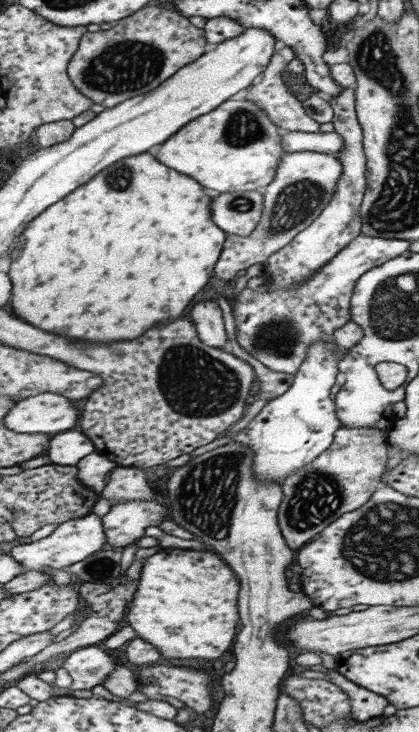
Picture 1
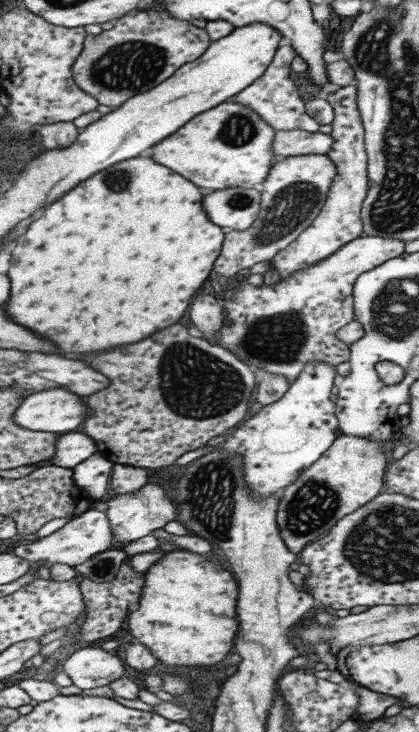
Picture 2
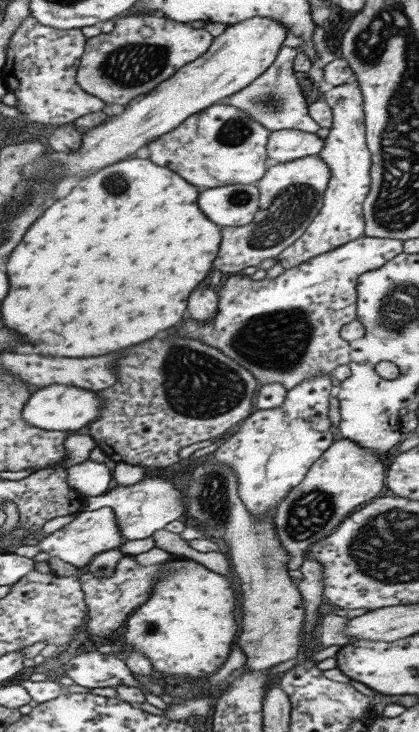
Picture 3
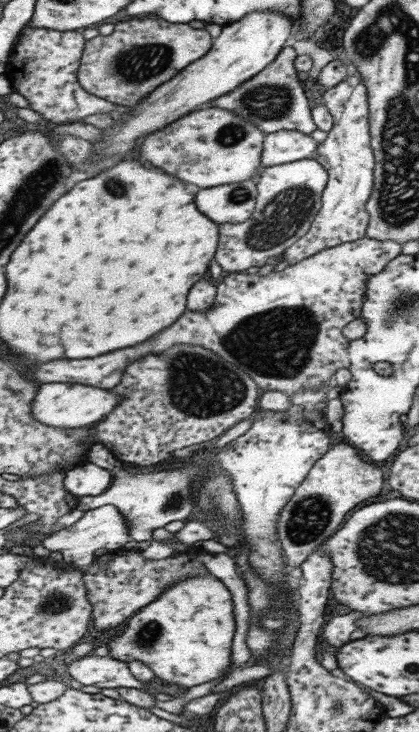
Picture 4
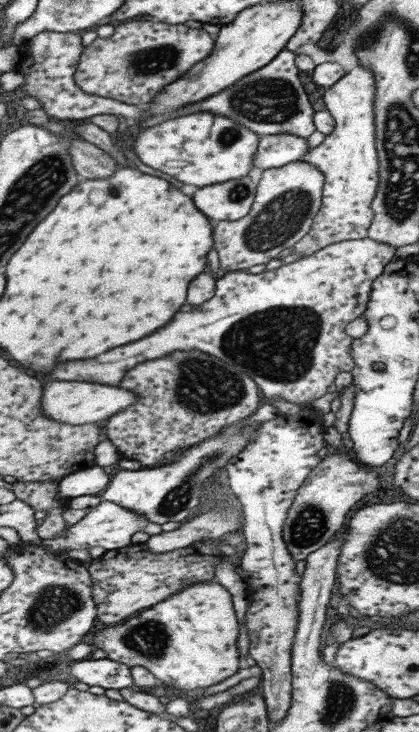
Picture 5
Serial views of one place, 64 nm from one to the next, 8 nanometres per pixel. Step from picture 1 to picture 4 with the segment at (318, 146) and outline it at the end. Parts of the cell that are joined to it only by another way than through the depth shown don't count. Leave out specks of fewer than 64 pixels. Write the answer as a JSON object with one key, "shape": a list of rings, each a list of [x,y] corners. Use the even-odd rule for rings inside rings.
{"shape":[[[286,130],[266,134],[263,143],[260,163],[264,168],[311,158],[318,149],[309,135]]]}

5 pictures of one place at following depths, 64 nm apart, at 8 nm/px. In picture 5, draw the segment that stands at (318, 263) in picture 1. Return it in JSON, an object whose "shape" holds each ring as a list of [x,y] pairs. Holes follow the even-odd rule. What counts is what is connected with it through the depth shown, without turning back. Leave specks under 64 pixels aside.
{"shape":[[[357,64],[348,71],[336,84],[327,89],[322,96],[325,108],[334,118],[335,130],[326,135],[324,141],[315,145],[308,153],[304,154],[301,162],[316,166],[317,170],[324,176],[323,195],[320,209],[314,217],[309,232],[296,245],[292,246],[290,254],[298,253],[299,258],[312,255],[325,246],[344,242],[346,240],[361,240],[367,237],[368,229],[374,220],[372,211],[372,200],[376,194],[376,188],[380,184],[378,153],[376,152],[376,125],[375,125],[375,100],[376,79],[372,69]]]}

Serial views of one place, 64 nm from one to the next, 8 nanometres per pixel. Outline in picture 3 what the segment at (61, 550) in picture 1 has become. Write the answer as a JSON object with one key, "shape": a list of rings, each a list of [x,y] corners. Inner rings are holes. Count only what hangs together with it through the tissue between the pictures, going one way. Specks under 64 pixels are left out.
{"shape":[[[105,506],[93,511],[80,511],[72,522],[60,530],[56,530],[54,533],[47,535],[38,544],[19,546],[14,550],[14,553],[33,559],[38,552],[44,551],[47,552],[49,556],[58,556],[60,560],[76,566],[80,571],[89,565],[94,557],[100,553],[118,548],[125,541],[122,533],[120,533],[120,527],[118,527],[118,523],[116,523],[116,519],[114,519],[114,509]]]}

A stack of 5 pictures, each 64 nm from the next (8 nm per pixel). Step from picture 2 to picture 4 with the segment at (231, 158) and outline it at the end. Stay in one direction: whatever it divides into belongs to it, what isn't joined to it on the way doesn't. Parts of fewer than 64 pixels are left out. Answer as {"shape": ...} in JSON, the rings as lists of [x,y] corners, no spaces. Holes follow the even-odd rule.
{"shape":[[[206,106],[145,136],[140,144],[140,156],[148,165],[162,168],[182,182],[212,188],[252,179],[255,171],[262,168],[264,138],[257,126],[250,125],[244,118],[221,108]]]}

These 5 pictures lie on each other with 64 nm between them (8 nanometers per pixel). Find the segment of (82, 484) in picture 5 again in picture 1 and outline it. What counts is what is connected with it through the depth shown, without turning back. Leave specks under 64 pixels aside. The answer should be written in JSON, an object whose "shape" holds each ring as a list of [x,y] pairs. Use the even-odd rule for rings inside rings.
{"shape":[[[94,451],[81,458],[76,466],[78,468],[78,480],[100,495],[108,481],[108,474],[117,464],[108,460],[106,456],[102,456],[98,451]]]}

